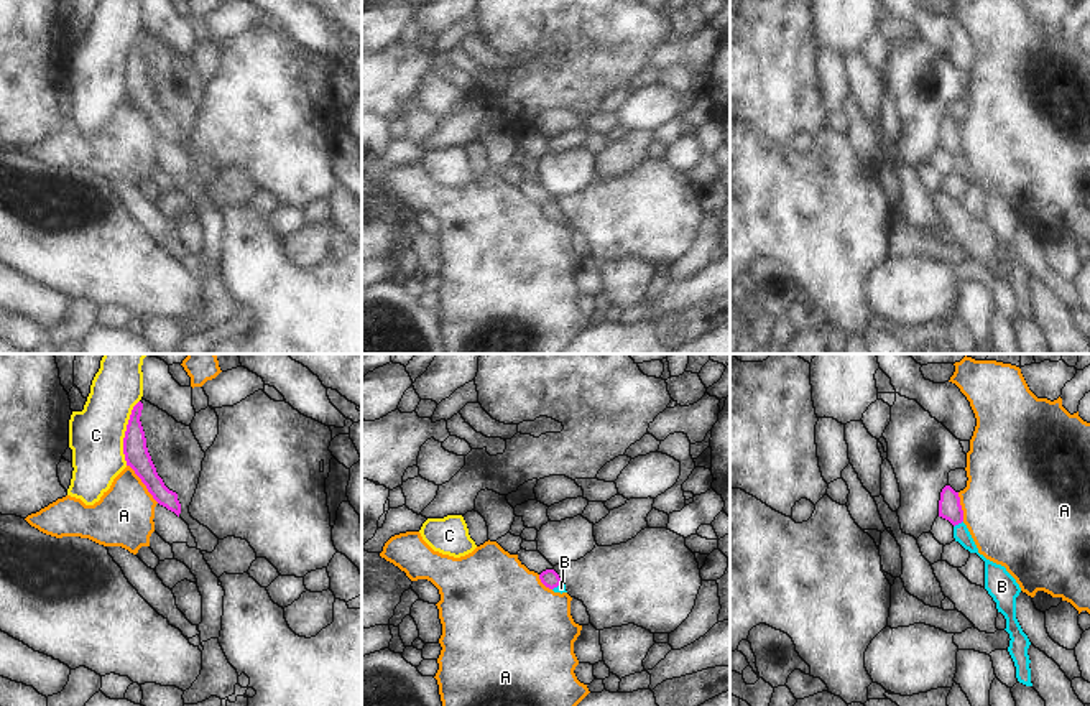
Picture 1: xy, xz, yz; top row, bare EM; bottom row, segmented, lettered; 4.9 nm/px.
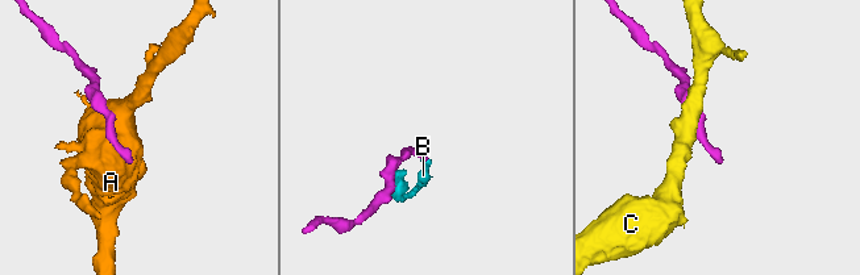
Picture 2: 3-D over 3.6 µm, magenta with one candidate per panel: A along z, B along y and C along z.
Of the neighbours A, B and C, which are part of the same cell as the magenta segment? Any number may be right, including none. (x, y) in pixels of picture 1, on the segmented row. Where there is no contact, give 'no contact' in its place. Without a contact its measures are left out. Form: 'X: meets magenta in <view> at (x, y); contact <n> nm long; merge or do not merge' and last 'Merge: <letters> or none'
A: meets magenta in xy at (143, 483); contact 240 nm long; do not merge
B: meets magenta in yz at (957, 524); contact 60 nm long; merge
C: meets magenta in xy at (125, 433); contact 320 nm long; do not merge
Merge: B

